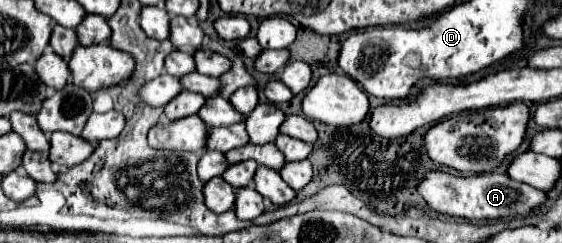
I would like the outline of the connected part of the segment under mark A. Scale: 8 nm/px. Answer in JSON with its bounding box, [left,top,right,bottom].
[416,172,546,220]

